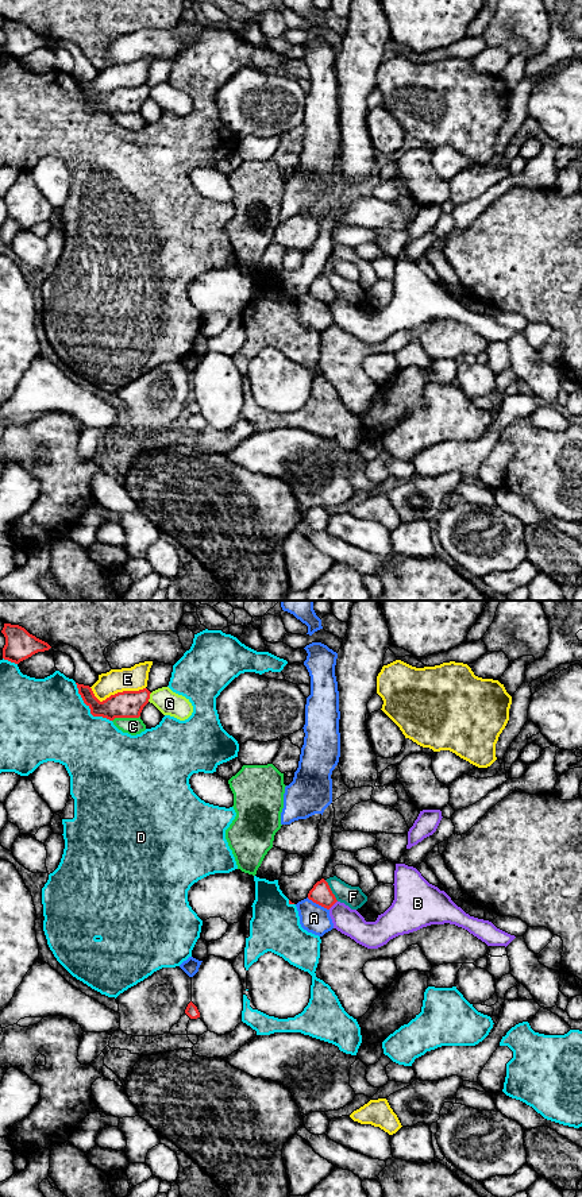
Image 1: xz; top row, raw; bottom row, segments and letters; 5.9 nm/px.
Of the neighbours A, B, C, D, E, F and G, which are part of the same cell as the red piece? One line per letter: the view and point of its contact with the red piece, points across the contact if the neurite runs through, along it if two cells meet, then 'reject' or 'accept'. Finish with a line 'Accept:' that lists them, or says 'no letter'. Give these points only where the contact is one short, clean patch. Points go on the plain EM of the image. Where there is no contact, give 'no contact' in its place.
A: xz (318, 298) | reject
B: xz (332, 300) | reject
C: xz (126, 112) | reject
D: xz (89, 103) | reject
E: xz (116, 89) | reject
F: xz (331, 286) | reject
G: xz (149, 92) | reject
Accept: no letter

